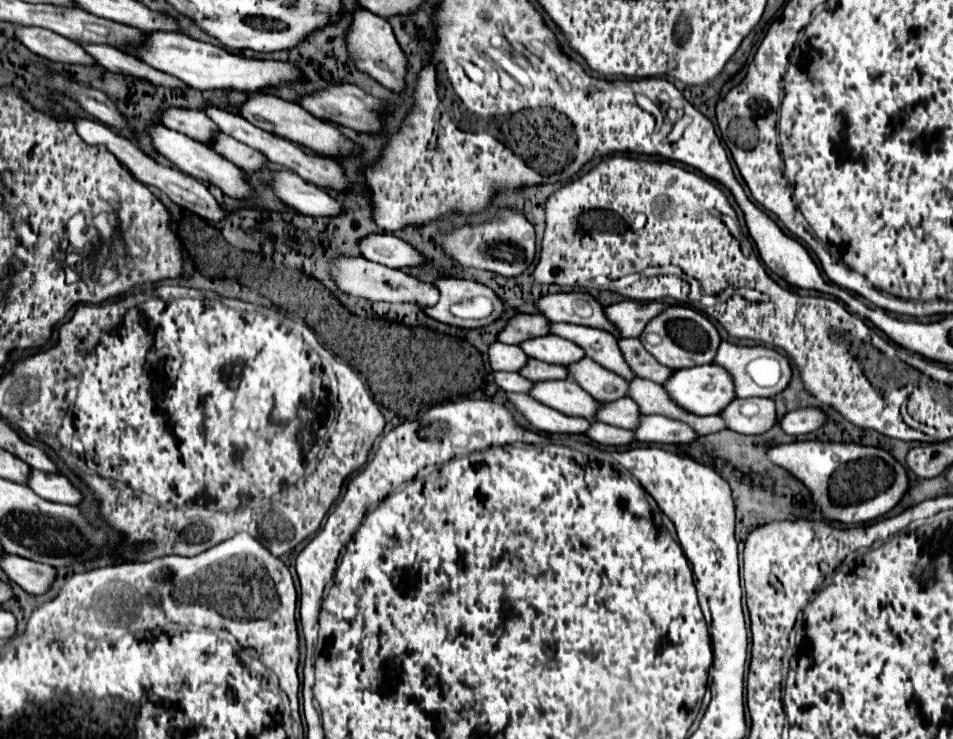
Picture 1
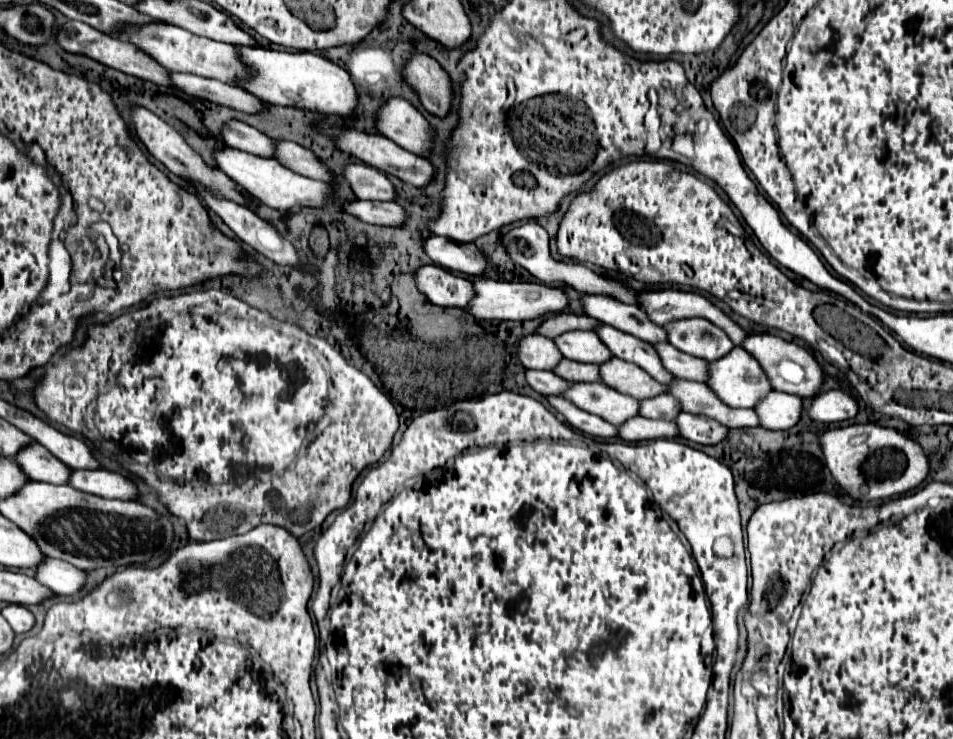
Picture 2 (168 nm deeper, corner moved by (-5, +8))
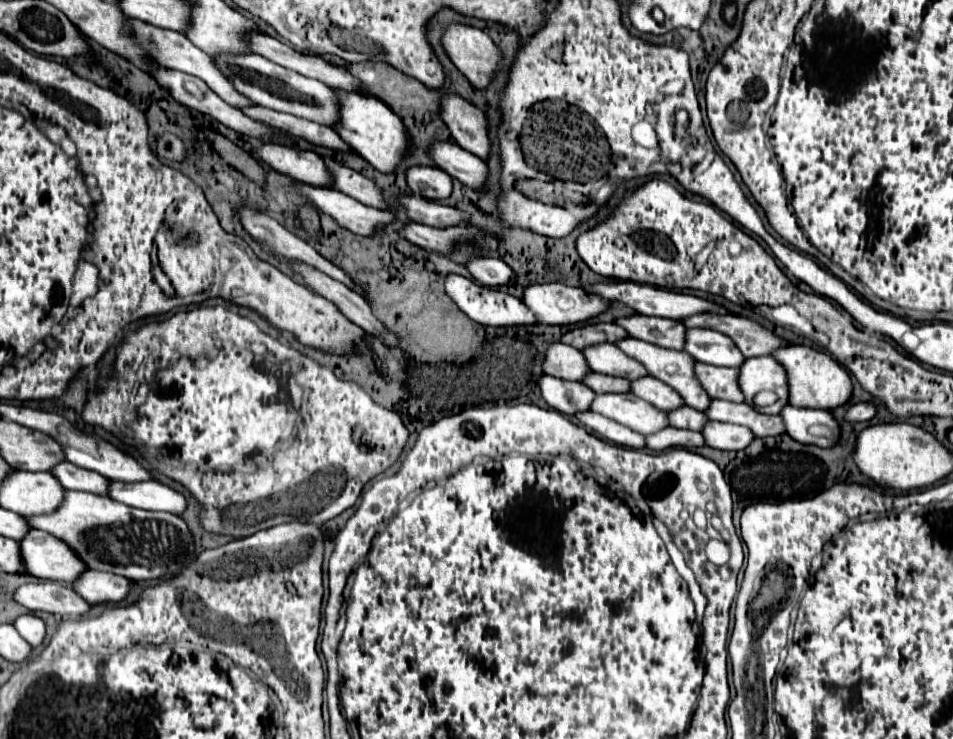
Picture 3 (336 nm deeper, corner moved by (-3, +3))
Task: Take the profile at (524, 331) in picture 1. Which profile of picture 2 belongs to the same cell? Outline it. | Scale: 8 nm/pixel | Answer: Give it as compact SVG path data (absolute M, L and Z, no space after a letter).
M554 314L554 316L548 316L544 320L544 324L538 328L538 334L546 334L548 338L556 338L564 332L570 332L570 330L594 330L596 326L602 326L602 322L596 322L596 318L592 316L576 316L576 314Z

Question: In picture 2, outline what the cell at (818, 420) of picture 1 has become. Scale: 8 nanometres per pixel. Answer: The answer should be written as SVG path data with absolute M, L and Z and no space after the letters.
M830 390L812 400L808 414L812 420L820 422L842 422L858 414L858 402L840 390Z

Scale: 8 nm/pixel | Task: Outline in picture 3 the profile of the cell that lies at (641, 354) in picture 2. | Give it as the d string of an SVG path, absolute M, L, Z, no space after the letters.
M626 337L626 339L620 339L614 343L618 349L622 349L628 357L636 359L638 363L644 365L644 369L648 369L648 373L656 379L660 379L662 383L670 385L674 391L680 393L680 397L684 399L686 405L698 409L698 411L704 411L708 407L708 401L710 397L706 395L706 391L700 387L700 383L696 381L694 377L694 357L690 357L688 353L684 351L672 351L672 349L664 349L664 347L654 347L652 343L646 343L646 341L640 341L640 339L632 339L632 337Z

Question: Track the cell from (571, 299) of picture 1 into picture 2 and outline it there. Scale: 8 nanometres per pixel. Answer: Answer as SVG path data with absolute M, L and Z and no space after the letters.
M584 294L582 302L584 302L588 316L592 316L616 330L632 334L650 344L668 342L668 334L666 334L664 326L654 324L642 306L628 306L614 298L594 296L594 294Z

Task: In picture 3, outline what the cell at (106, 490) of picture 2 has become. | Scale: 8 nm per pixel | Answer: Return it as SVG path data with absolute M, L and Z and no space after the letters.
M112 481L108 485L108 497L112 501L120 501L124 505L148 511L168 511L180 515L186 509L184 495L158 481L140 481L140 483Z

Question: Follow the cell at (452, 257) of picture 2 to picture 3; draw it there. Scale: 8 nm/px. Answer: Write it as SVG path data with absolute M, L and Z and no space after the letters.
M474 255L466 263L466 269L476 283L482 283L486 287L504 285L508 283L512 275L512 269L502 259L492 259L492 257L482 257L482 255Z

